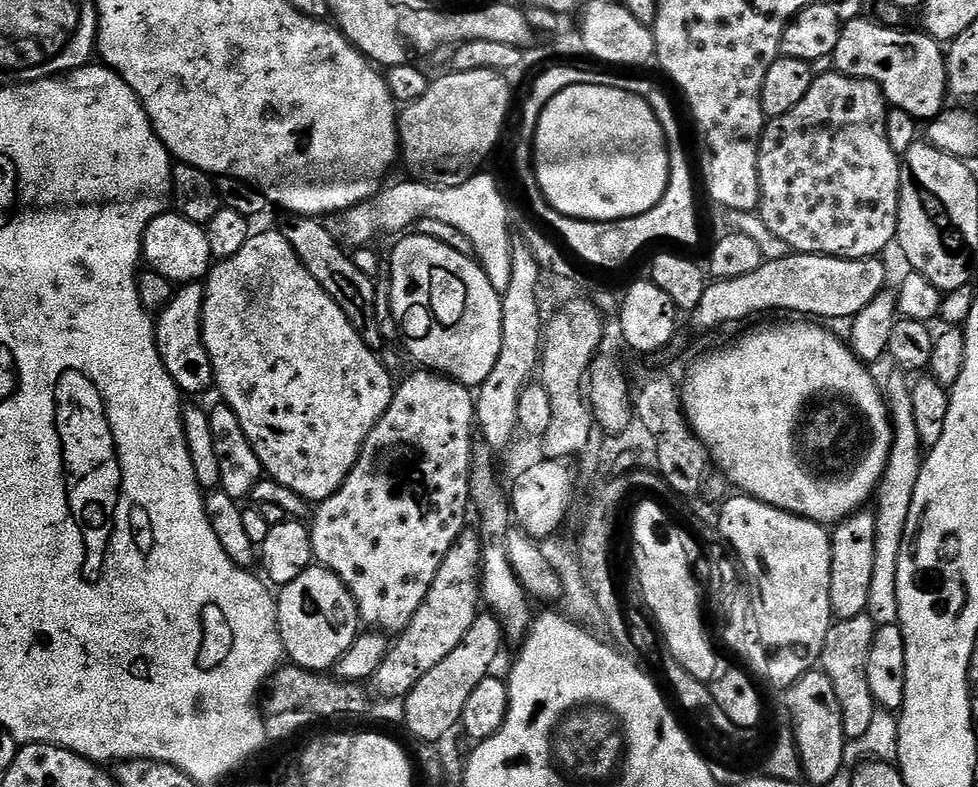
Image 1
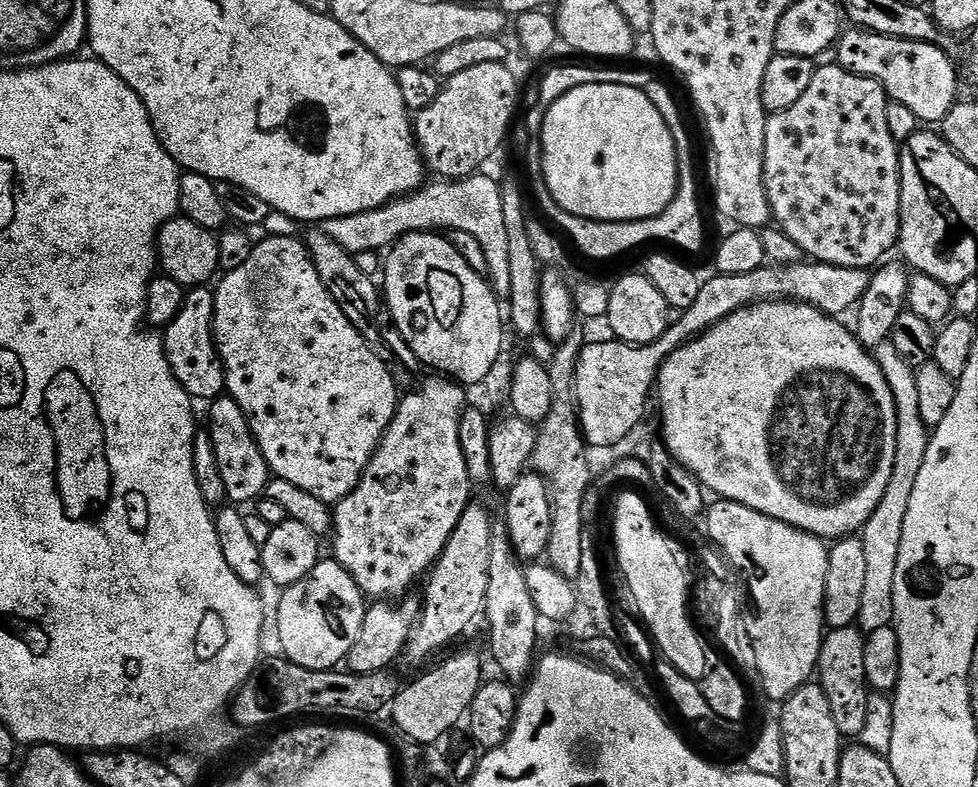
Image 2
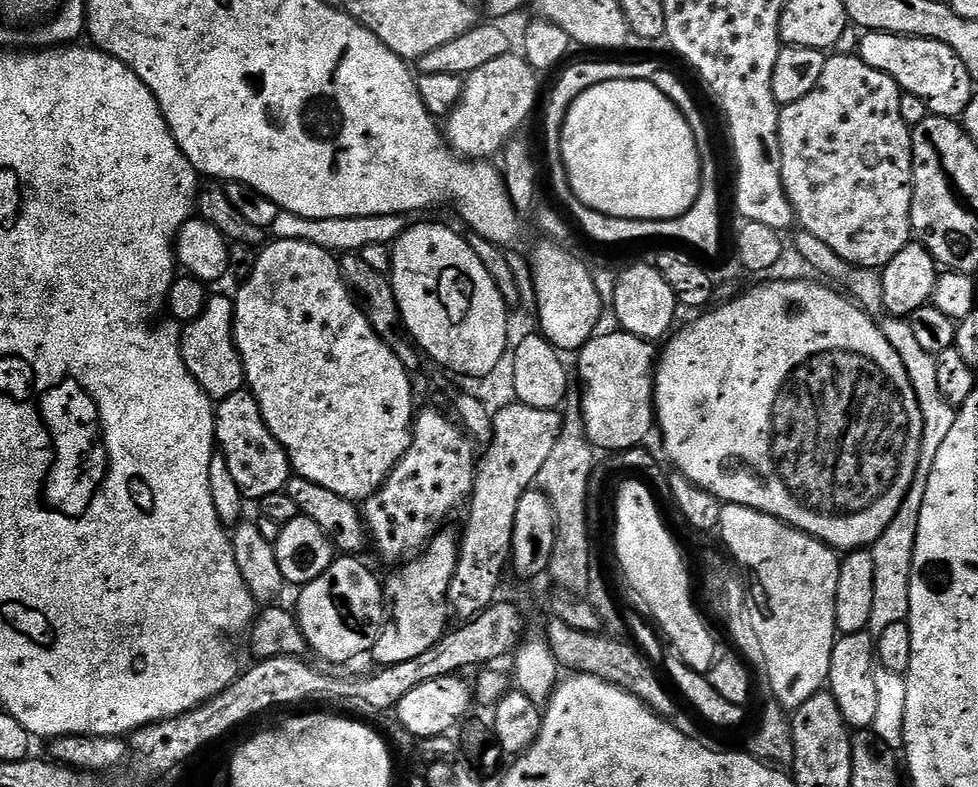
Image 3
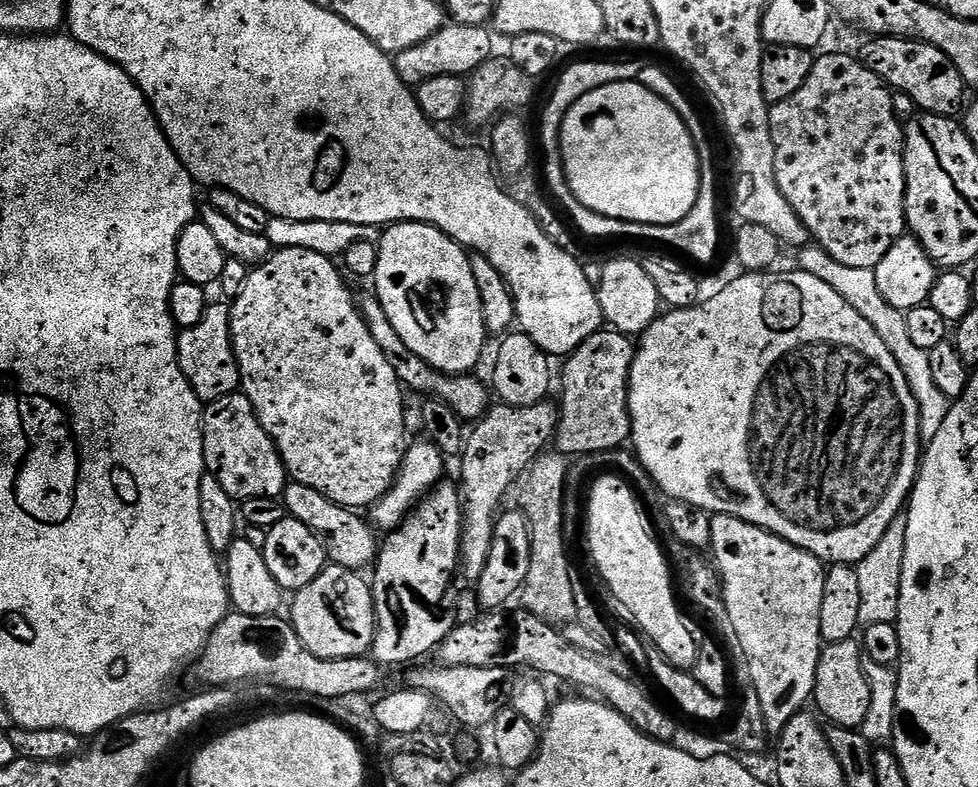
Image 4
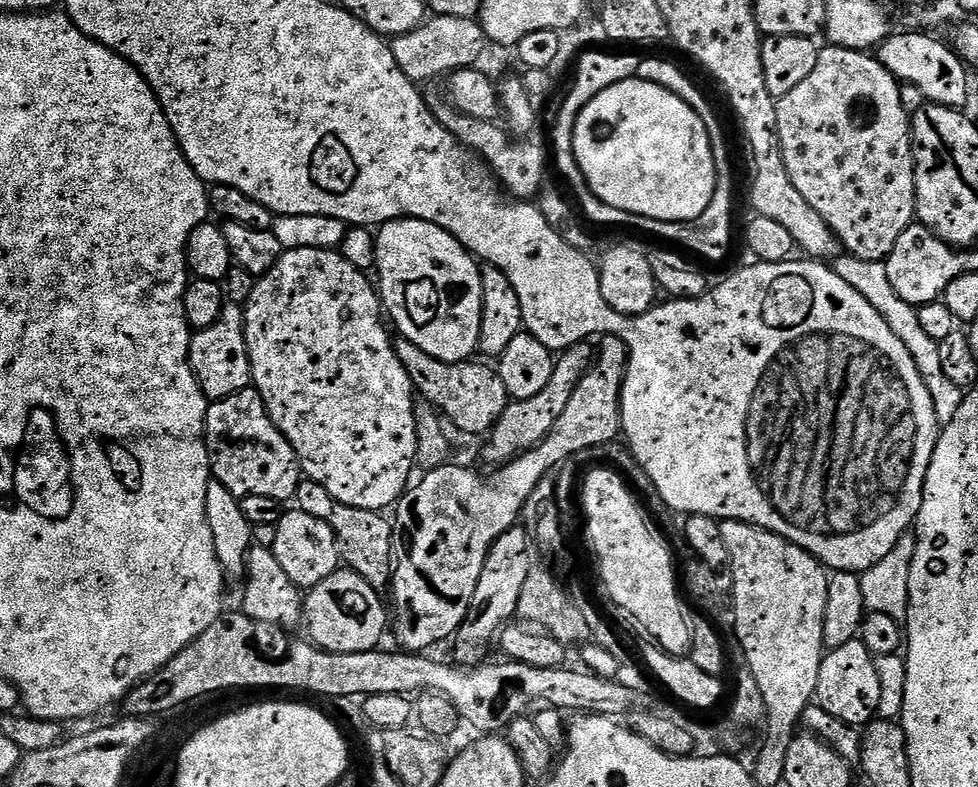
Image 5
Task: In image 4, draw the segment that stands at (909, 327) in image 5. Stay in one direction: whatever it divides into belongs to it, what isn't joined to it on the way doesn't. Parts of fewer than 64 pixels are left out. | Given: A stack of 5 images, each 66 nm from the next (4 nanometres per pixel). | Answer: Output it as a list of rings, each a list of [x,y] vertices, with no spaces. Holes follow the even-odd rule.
[[[805,246],[799,249],[798,256],[800,256],[799,267],[803,271],[822,278],[822,282],[826,282],[826,286],[838,290],[838,294],[842,294],[842,298],[846,298],[846,302],[850,302],[850,306],[854,306],[854,310],[858,310],[858,314],[862,314],[862,318],[866,318],[866,322],[870,322],[870,326],[874,326],[874,330],[878,330],[878,338],[882,338],[882,342],[886,342],[886,350],[890,350],[890,354],[894,354],[902,374],[906,374],[906,382],[918,402],[921,441],[931,440],[934,434],[938,434],[938,426],[942,426],[942,422],[946,422],[950,397],[942,394],[942,390],[938,390],[938,386],[934,386],[934,374],[930,374],[928,352],[910,338],[910,330],[907,329],[907,315],[899,312],[894,306],[890,306],[890,302],[886,302],[886,298],[882,298],[882,290],[878,290],[876,273],[873,269],[842,266],[842,262],[834,262],[834,258],[830,258],[830,254],[819,246]]]

